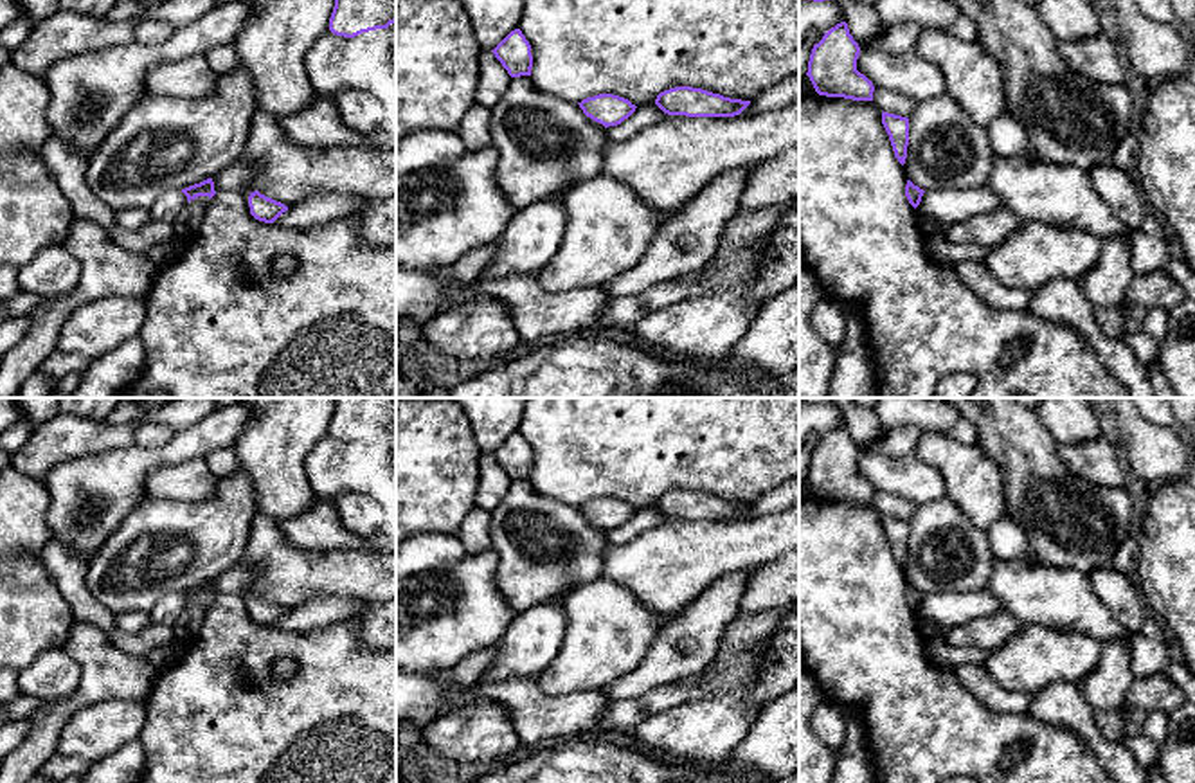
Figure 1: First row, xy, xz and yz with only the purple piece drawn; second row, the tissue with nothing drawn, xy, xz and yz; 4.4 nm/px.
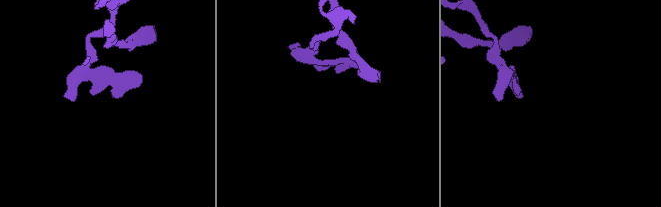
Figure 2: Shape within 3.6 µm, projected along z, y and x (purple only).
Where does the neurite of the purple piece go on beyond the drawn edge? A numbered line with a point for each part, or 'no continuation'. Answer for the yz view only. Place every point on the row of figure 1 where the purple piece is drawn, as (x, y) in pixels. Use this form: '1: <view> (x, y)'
no continuation

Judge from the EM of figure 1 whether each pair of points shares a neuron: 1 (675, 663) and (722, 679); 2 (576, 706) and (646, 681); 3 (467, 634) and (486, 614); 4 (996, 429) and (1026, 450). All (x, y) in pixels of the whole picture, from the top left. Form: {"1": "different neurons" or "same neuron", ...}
{"1": "different neurons", "2": "different neurons", "3": "same neuron", "4": "same neuron"}

